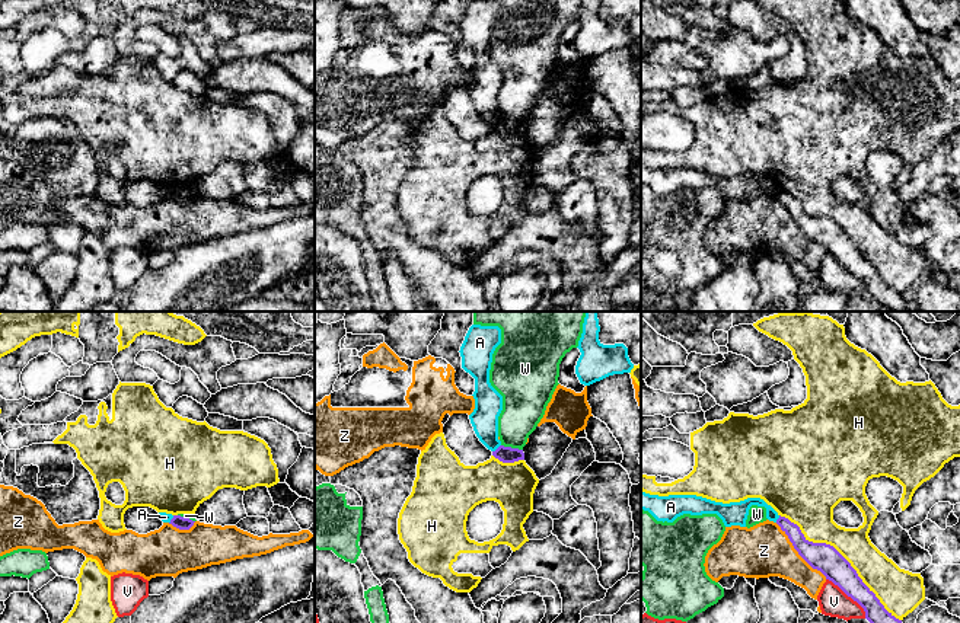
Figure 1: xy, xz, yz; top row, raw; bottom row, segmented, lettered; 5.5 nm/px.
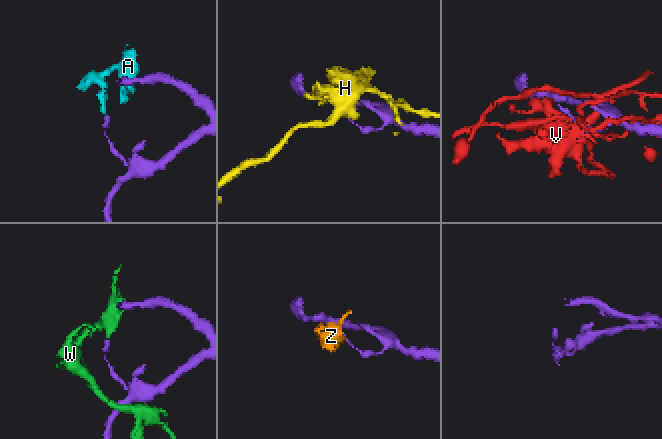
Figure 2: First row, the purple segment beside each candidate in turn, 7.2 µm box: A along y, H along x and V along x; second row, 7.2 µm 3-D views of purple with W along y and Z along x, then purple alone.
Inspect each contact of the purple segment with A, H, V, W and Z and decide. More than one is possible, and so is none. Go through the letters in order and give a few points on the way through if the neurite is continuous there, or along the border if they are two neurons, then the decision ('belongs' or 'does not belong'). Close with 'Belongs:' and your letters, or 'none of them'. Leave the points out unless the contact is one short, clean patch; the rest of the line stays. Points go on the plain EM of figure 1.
A: border xz (500, 118), (493, 125); does not belong
H: does not belong
V: does not belong
W: border xz (501, 118), (522, 124); does not belong
Z: border yz (775, 197), (793, 221), (826, 252); does not belong
Belongs: none of them

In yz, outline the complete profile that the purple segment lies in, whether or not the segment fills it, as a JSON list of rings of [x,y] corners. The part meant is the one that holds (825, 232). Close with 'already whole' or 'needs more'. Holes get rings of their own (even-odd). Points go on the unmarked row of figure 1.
[[[781,191],[776,198],[788,210],[798,229],[826,253],[838,259],[848,271],[865,285],[865,293],[880,306],[892,312],[906,312],[902,294],[889,287],[876,268],[862,256],[851,237],[830,218],[808,215],[800,201]]] | already whole

